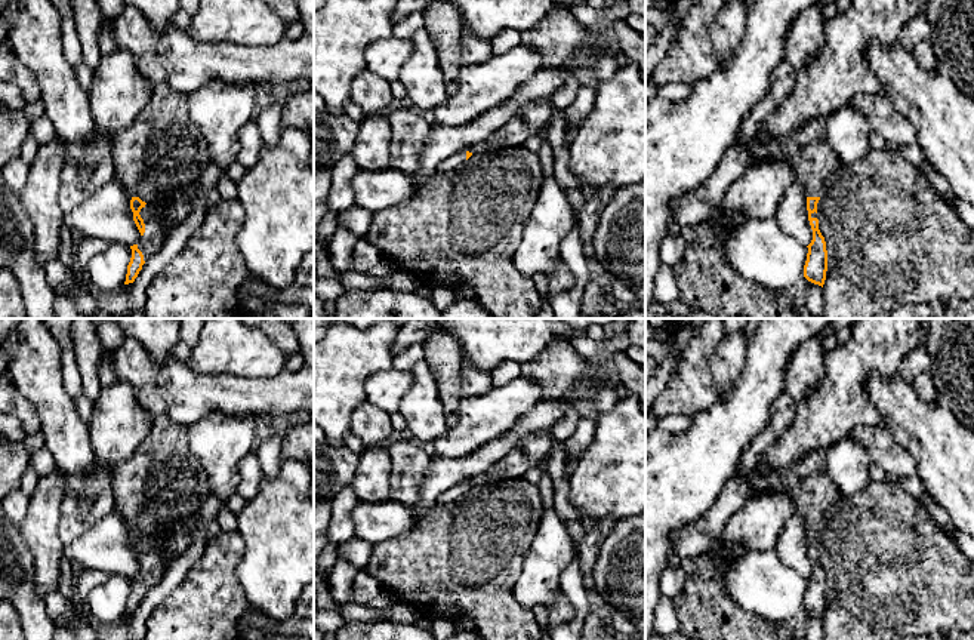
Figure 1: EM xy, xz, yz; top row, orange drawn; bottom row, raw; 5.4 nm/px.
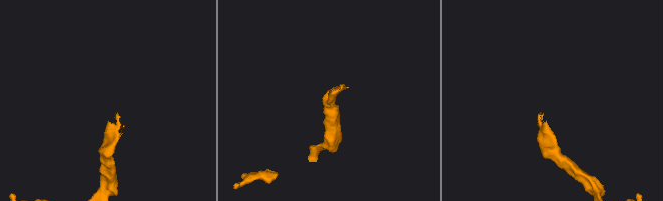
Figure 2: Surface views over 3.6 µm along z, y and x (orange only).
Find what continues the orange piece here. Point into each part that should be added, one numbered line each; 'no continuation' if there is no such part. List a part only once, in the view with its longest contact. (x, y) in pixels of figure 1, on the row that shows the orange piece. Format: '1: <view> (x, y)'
1: xy (163, 150)

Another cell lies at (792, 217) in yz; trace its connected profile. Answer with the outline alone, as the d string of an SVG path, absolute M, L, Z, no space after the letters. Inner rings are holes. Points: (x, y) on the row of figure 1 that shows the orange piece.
M798 181L785 191L774 218L785 234L795 237L804 246L811 243L813 230L808 221L807 193Z

